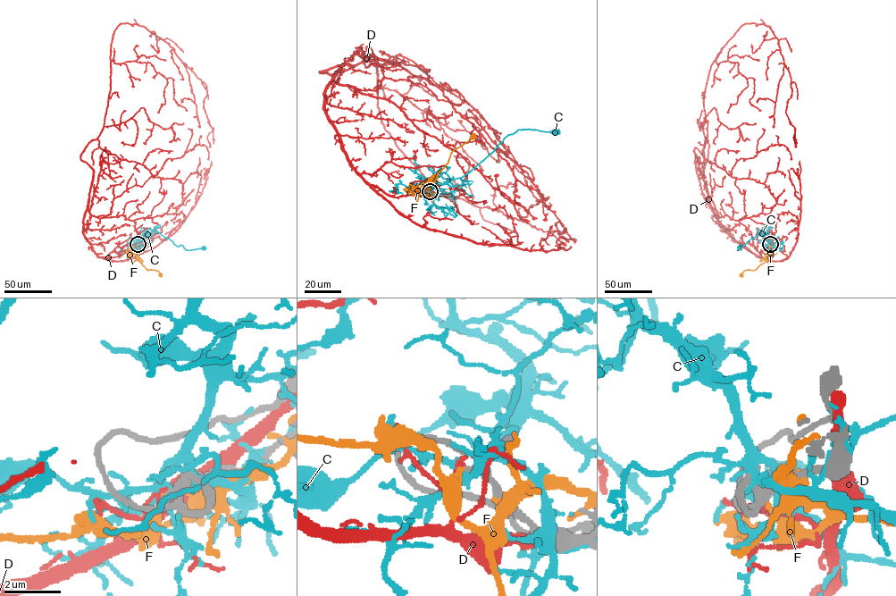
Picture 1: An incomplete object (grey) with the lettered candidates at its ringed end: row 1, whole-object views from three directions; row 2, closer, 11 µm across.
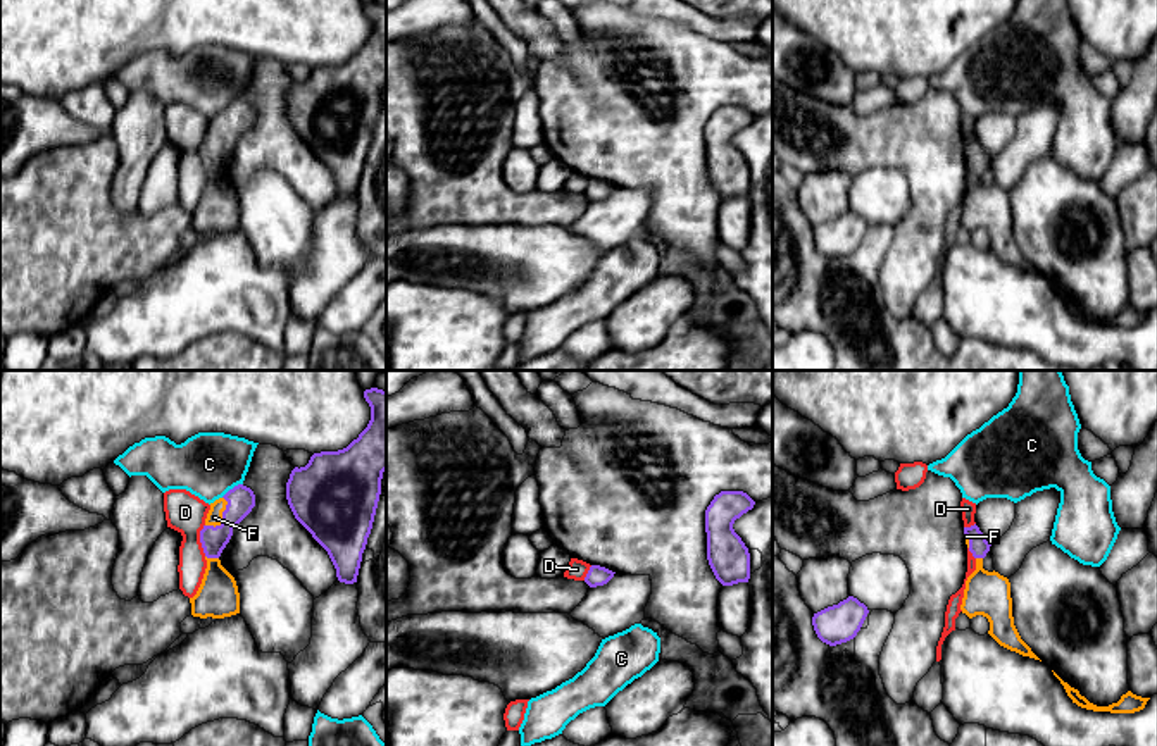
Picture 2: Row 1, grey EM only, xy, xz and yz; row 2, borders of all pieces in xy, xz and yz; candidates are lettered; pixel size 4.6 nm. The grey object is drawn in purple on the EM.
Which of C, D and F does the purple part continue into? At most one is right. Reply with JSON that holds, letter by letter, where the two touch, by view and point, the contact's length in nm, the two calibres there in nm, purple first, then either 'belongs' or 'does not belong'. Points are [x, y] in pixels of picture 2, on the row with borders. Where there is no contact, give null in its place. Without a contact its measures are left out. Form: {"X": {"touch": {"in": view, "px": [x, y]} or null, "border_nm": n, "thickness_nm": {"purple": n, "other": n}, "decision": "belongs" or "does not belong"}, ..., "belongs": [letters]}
{"C": {"touch": {"in": "xy", "px": [233, 488]}, "border_nm": 120, "thickness_nm": {"purple": 130, "other": 300}, "decision": "does not belong"}, "D": {"touch": {"in": "xy", "px": [200, 540]}, "border_nm": 150, "thickness_nm": {"purple": 120, "other": 190}, "decision": "does not belong"}, "F": {"touch": {"in": "xy", "px": [223, 517]}, "border_nm": 170, "thickness_nm": {"purple": 130, "other": 80}, "decision": "does not belong"}, "belongs": []}

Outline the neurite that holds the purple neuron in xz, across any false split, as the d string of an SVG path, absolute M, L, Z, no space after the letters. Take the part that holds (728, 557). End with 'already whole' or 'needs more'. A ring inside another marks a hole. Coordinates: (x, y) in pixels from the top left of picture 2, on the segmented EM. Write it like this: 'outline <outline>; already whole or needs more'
outline M721 491L705 510L707 560L722 586L750 579L750 553L733 524L754 505L743 491Z; already whole

